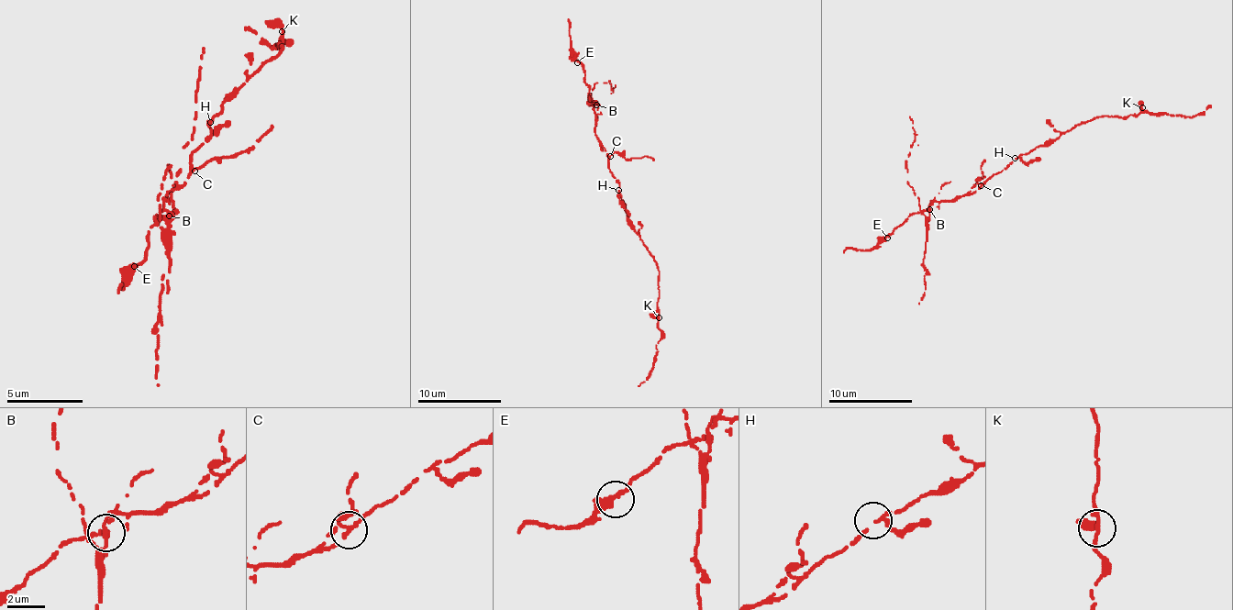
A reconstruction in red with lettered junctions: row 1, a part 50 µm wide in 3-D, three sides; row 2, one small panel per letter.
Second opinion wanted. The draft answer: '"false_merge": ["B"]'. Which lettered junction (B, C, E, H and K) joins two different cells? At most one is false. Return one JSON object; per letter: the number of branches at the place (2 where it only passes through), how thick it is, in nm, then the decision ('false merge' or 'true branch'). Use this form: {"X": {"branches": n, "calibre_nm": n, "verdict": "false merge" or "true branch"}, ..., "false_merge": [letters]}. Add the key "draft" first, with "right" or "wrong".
{"draft": "right", "B": {"branches": 3, "calibre_nm": 280, "verdict": "false merge"}, "C": {"branches": 3, "calibre_nm": 200, "verdict": "true branch"}, "E": {"branches": 2, "calibre_nm": 360, "verdict": "true branch"}, "H": {"branches": 3, "calibre_nm": 180, "verdict": "true branch"}, "K": {"branches": 3, "calibre_nm": 300, "verdict": "true branch"}, "false_merge": ["B"]}

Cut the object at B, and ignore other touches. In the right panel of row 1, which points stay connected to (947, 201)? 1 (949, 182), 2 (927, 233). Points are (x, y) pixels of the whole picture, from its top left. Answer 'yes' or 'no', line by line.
1: no
2: no

